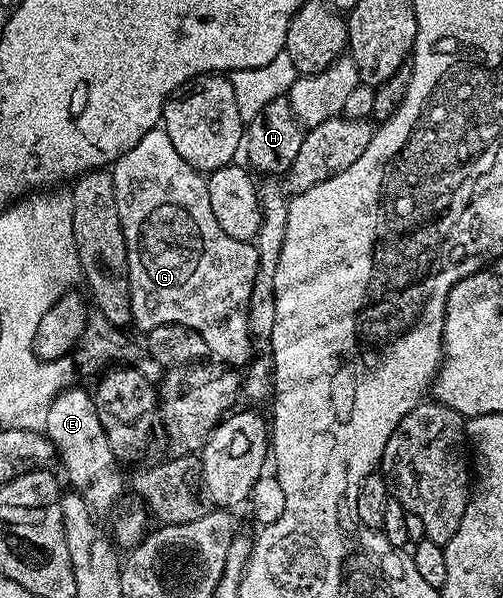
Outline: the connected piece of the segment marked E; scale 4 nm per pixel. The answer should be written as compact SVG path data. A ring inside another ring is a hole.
M72 384L62 390L49 406L45 433L47 439L55 445L57 462L63 465L63 470L71 481L70 489L81 495L92 510L110 511L124 493L125 478L123 480L119 475L120 463L113 448L109 448L109 436L105 436L105 428L101 428L101 416L97 416L97 404L92 391L82 390L79 384Z

